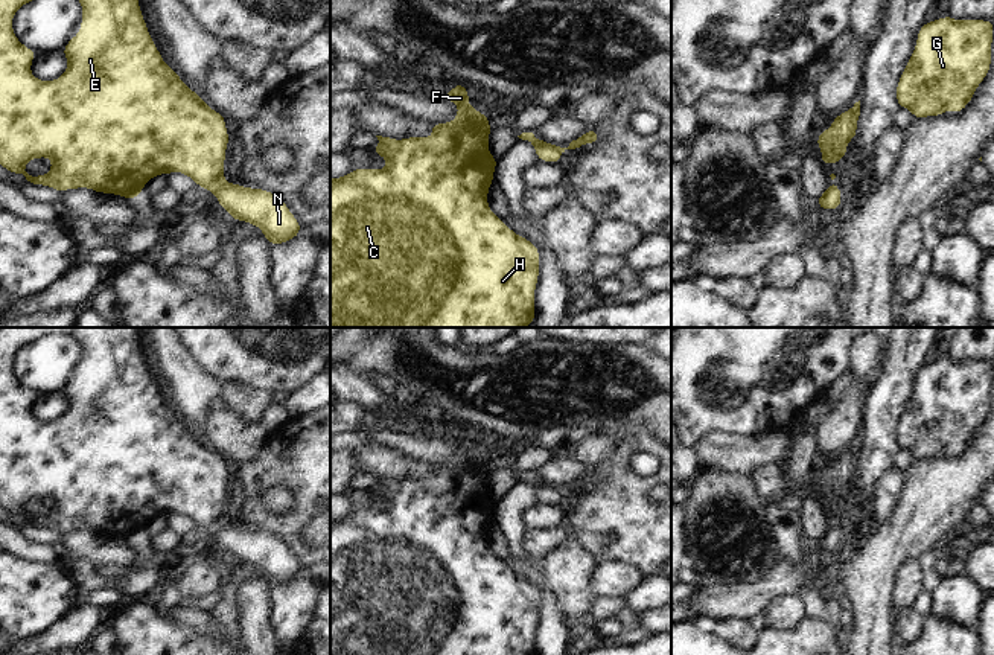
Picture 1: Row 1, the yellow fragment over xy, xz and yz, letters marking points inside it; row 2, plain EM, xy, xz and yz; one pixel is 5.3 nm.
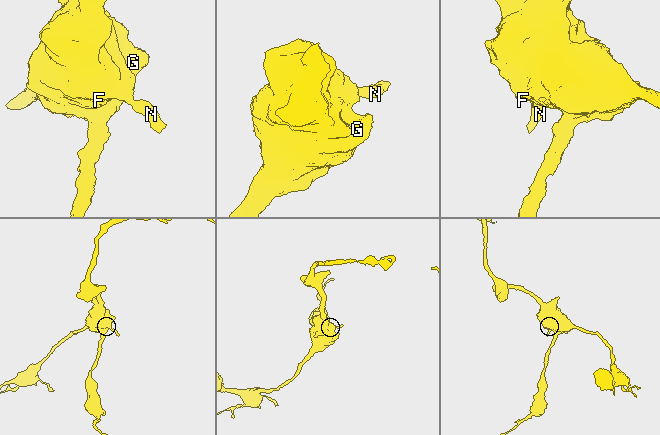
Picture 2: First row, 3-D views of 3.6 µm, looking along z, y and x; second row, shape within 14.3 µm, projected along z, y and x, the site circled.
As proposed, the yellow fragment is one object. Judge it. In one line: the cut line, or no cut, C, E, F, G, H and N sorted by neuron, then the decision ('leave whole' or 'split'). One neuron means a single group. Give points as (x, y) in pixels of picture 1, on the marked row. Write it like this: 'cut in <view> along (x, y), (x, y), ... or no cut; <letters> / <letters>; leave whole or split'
no cut; C E F G H N; leave whole

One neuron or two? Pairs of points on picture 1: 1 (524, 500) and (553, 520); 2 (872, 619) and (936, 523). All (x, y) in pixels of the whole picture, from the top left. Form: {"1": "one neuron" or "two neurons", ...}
{"1": "two neurons", "2": "one neuron"}

